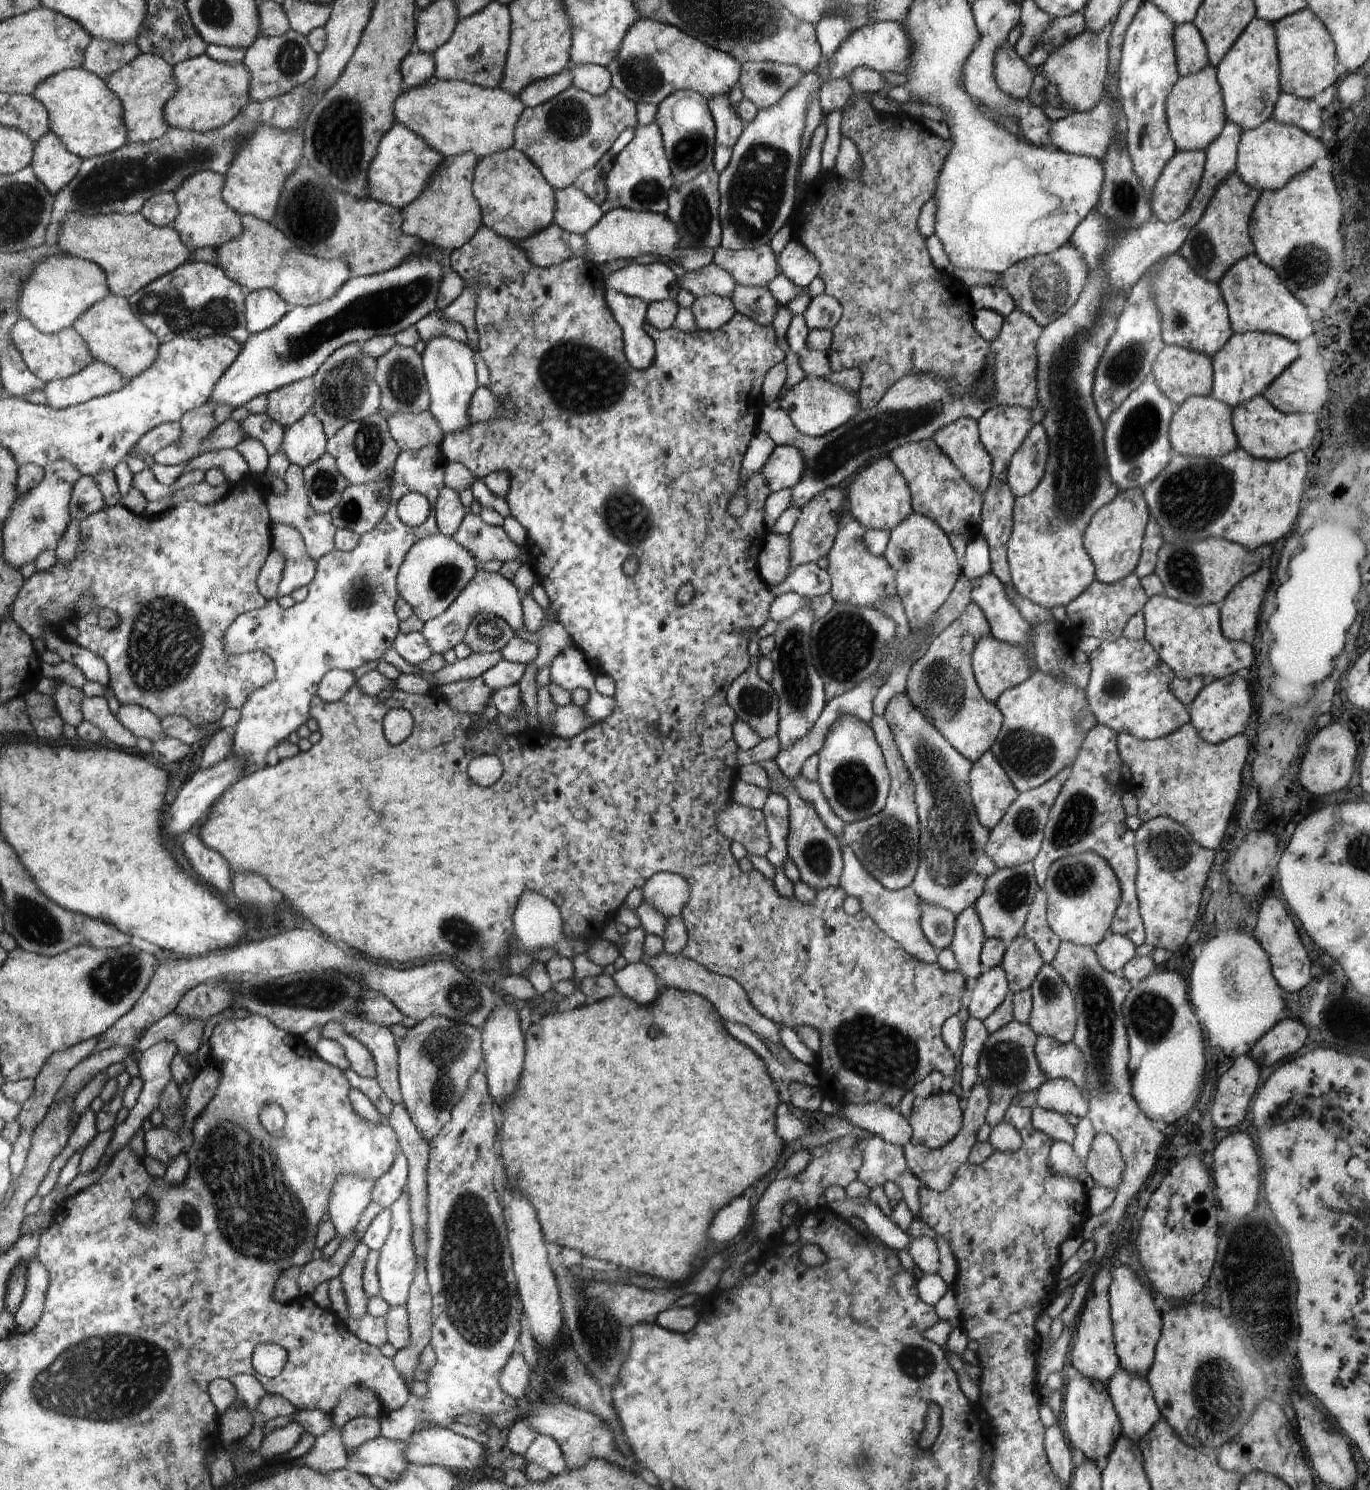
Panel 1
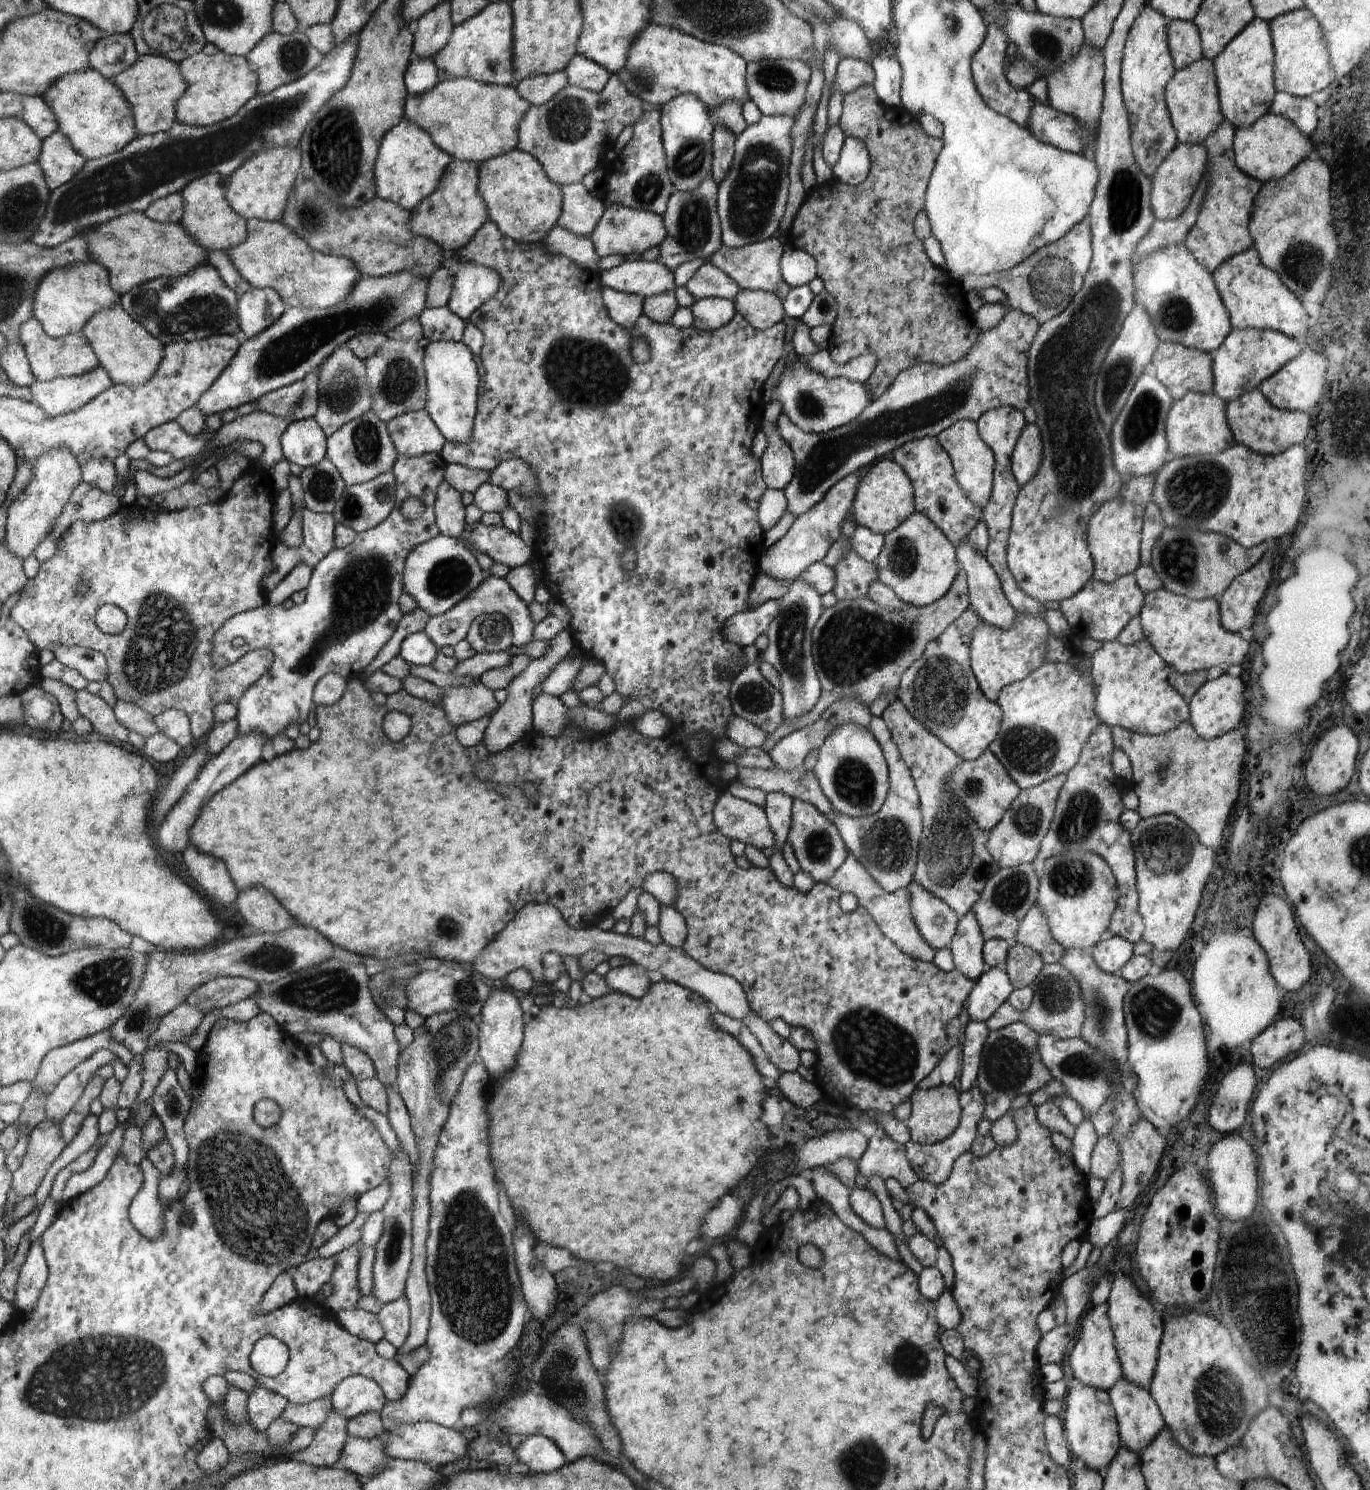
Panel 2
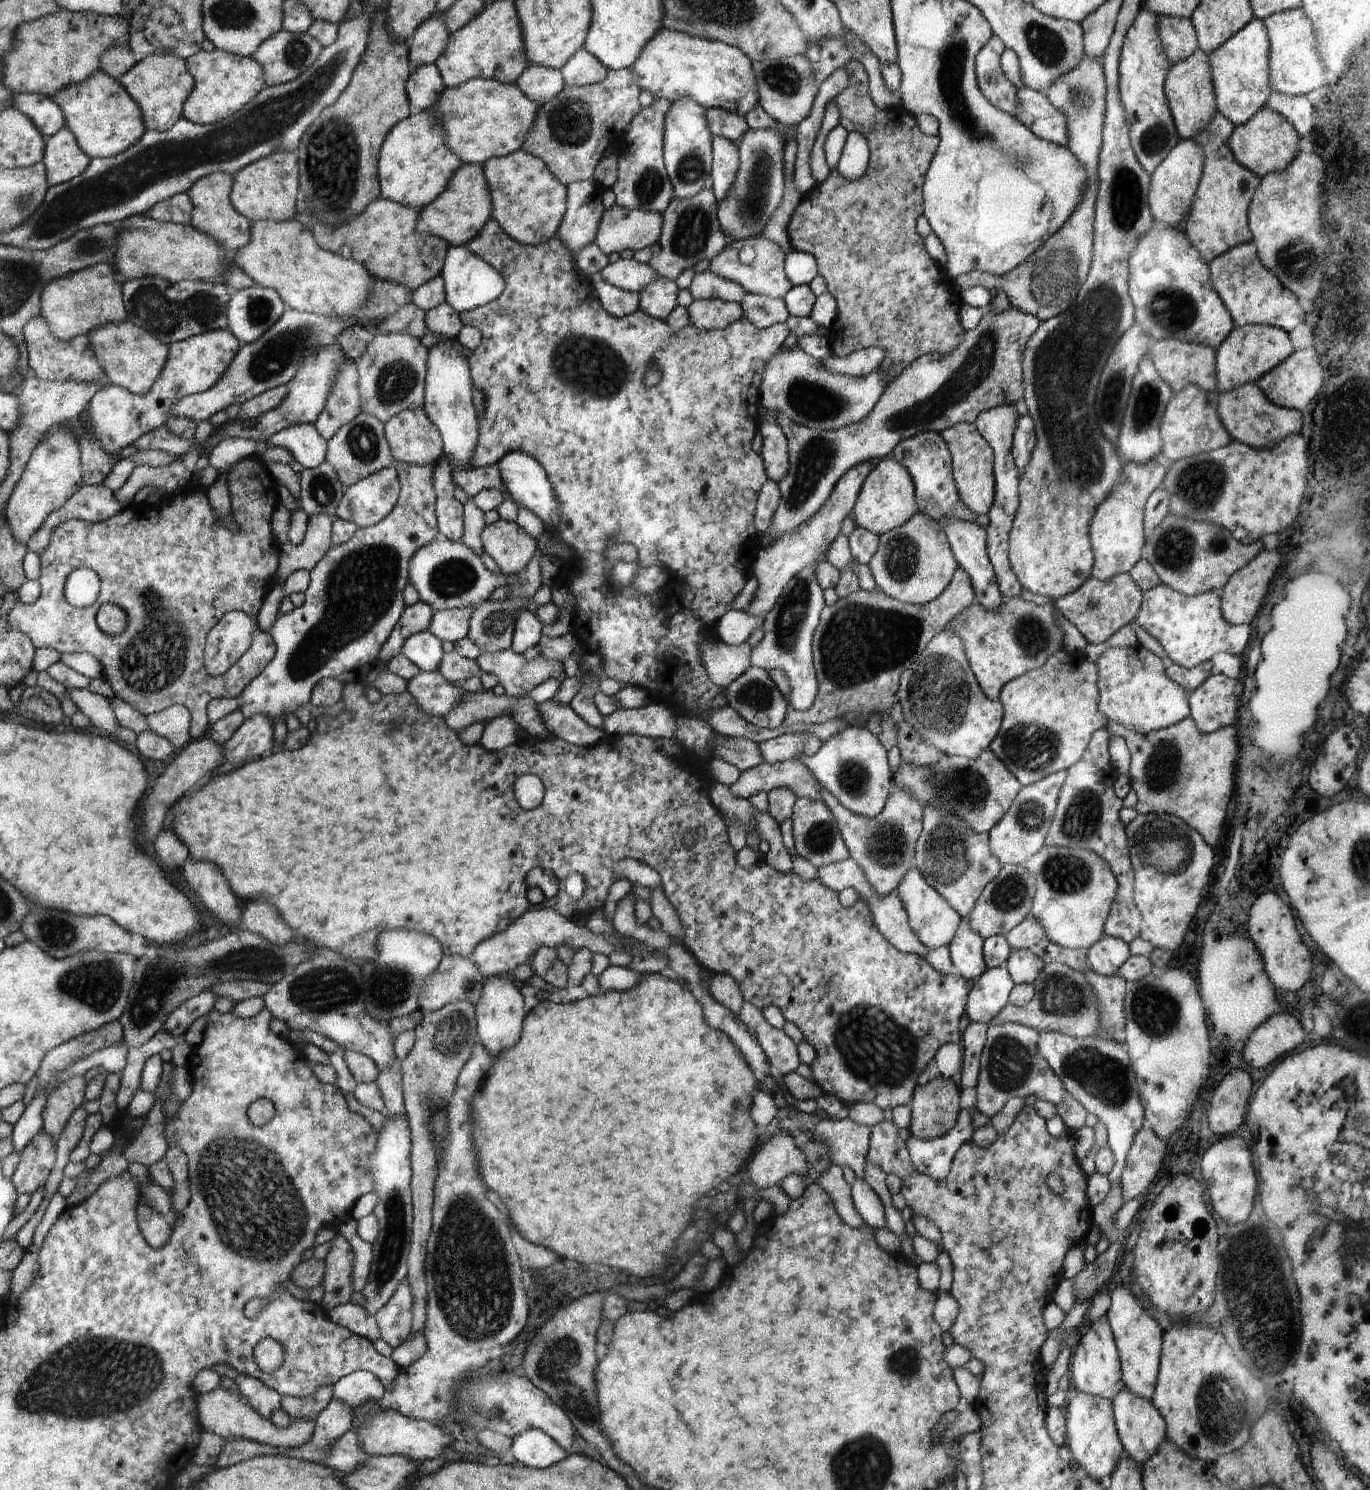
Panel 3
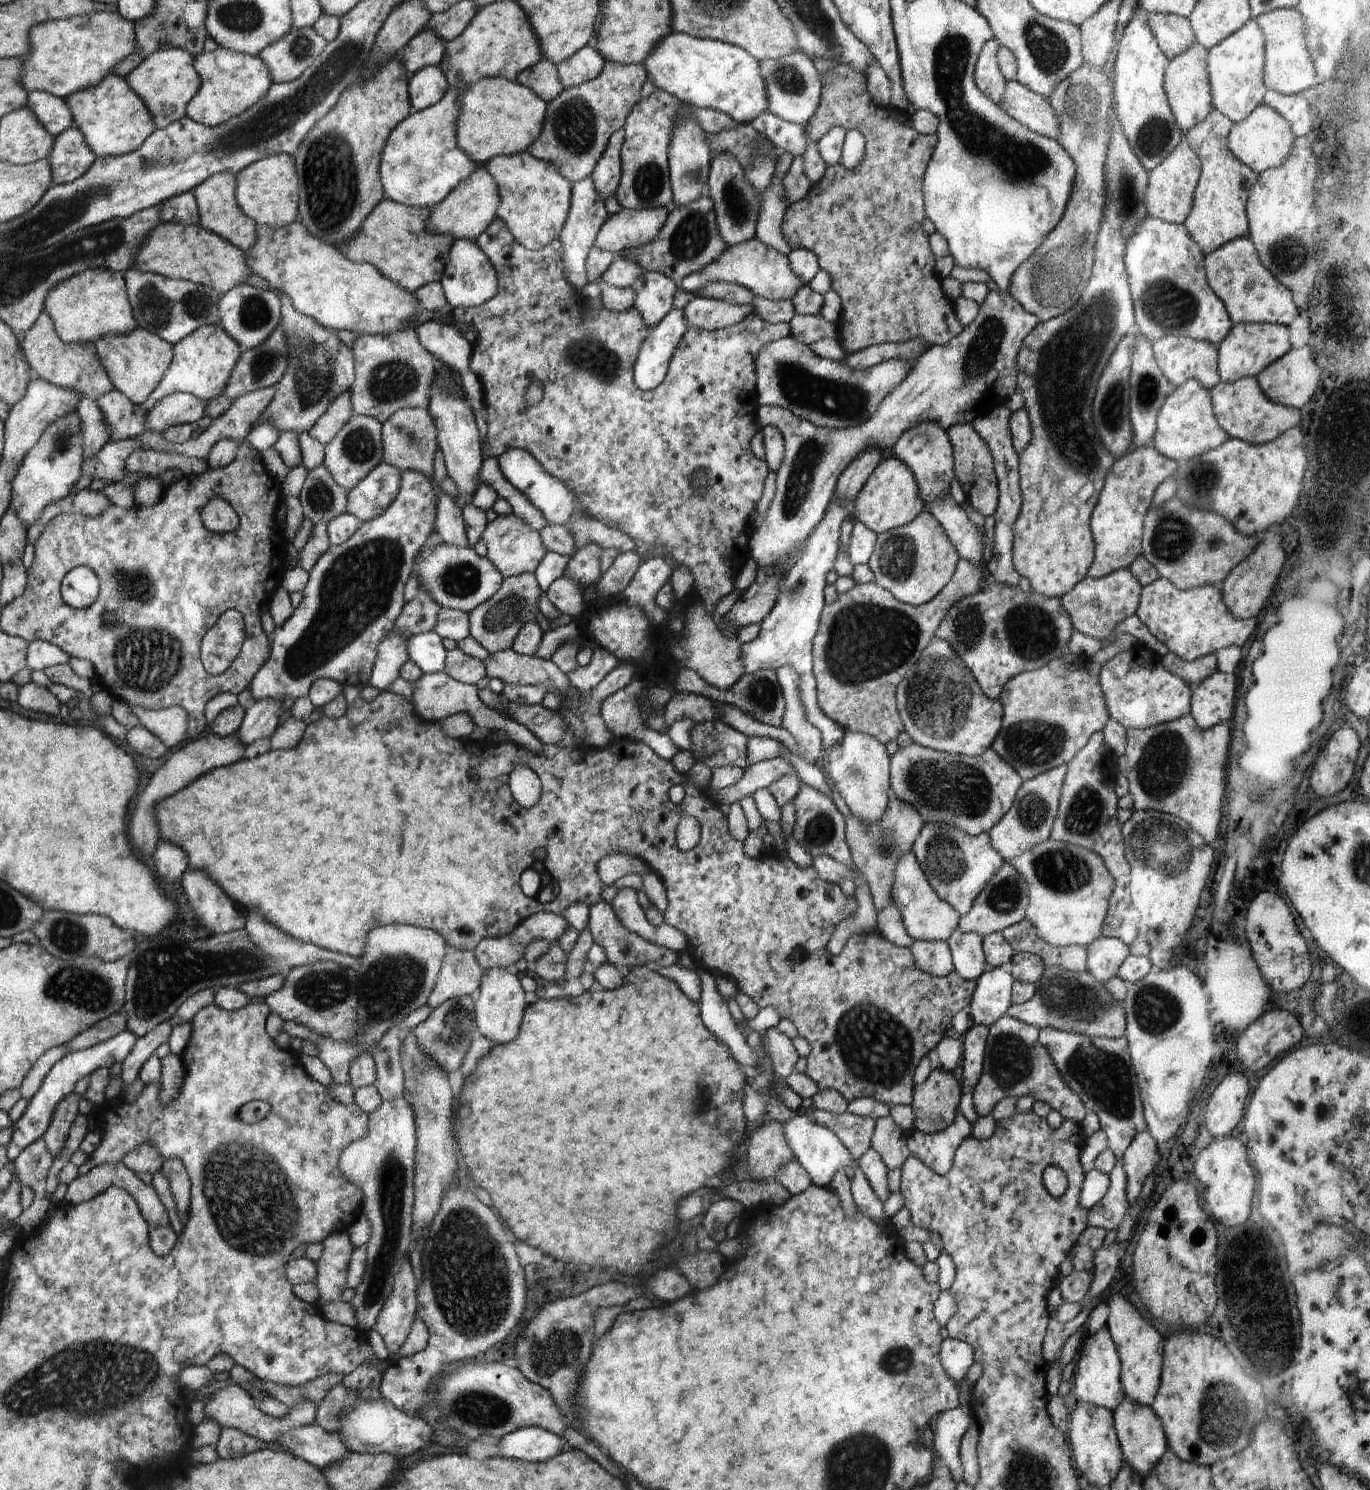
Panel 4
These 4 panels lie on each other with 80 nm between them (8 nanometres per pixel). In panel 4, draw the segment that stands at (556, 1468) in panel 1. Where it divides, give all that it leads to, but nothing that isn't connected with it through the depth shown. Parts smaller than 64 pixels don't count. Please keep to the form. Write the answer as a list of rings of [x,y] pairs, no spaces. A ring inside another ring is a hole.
[[[522,1427],[502,1437],[500,1448],[508,1458],[546,1462],[564,1450],[565,1440],[540,1427]]]

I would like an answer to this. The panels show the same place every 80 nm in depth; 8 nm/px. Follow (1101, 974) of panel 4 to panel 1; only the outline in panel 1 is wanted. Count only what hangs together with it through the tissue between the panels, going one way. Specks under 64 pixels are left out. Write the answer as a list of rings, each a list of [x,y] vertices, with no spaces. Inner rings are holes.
[[[1118,933],[1106,936],[1093,949],[1100,964],[1114,974],[1121,973],[1124,965],[1137,955],[1137,946],[1127,936]]]

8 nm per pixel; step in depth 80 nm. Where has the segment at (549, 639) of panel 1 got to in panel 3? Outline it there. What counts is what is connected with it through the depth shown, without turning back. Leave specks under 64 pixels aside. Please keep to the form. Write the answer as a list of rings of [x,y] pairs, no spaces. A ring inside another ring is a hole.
[[[514,650],[481,653],[476,664],[482,673],[495,674],[507,697],[526,697],[539,684],[561,675],[563,662],[538,656],[527,661]],[[510,716],[496,717],[486,724],[479,743],[490,752],[502,751],[507,746],[516,743],[519,728],[516,719]]]

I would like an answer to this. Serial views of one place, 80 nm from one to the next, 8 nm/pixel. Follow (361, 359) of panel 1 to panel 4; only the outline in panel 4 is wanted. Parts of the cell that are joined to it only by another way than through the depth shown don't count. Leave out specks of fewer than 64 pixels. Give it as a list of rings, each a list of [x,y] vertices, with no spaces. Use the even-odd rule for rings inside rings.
[[[352,390],[344,391],[327,408],[322,416],[309,430],[309,433],[324,446],[331,442],[340,430],[353,418]]]

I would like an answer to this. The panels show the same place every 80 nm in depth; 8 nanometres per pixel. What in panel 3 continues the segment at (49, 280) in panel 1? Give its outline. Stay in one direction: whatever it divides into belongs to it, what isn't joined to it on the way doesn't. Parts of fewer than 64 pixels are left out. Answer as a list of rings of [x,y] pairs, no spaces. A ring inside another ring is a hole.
[[[98,263],[48,283],[42,290],[41,300],[40,316],[46,318],[50,332],[63,341],[87,335],[104,323],[123,322],[128,316],[123,288],[108,263]]]

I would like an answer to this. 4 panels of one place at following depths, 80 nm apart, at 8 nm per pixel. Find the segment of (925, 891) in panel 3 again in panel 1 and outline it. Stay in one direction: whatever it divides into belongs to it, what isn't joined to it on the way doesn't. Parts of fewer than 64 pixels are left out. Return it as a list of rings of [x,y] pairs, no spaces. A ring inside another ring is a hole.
[[[921,901],[921,907],[920,926],[926,938],[934,948],[947,949],[953,939],[957,916],[945,908],[924,901]]]

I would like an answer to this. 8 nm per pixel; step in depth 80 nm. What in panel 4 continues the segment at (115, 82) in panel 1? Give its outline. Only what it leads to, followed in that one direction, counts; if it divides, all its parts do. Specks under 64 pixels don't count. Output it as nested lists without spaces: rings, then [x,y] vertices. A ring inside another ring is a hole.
[[[171,46],[144,57],[142,62],[125,76],[127,83],[147,105],[151,116],[154,117],[156,129],[166,128],[175,120],[186,116],[188,103],[198,94],[200,86],[194,60],[195,57],[191,53],[178,46]]]

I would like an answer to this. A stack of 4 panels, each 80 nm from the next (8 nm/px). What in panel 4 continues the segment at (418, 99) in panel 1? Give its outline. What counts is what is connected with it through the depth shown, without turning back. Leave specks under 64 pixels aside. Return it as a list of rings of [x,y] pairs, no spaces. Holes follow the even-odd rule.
[[[486,77],[466,85],[459,94],[460,110],[455,120],[458,145],[478,165],[498,155],[523,153],[539,138],[547,114],[544,102],[531,88],[502,77]]]

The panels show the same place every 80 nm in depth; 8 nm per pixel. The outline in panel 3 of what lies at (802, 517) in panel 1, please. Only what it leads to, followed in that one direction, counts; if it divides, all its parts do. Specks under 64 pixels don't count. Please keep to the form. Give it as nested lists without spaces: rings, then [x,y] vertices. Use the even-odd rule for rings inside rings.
[[[865,462],[847,470],[832,489],[828,500],[803,524],[790,534],[782,535],[773,543],[764,546],[754,562],[753,575],[757,578],[757,595],[749,605],[749,613],[765,618],[768,611],[776,604],[788,581],[803,568],[814,565],[834,542],[843,520],[852,515],[853,508],[865,478],[872,470],[873,463]]]

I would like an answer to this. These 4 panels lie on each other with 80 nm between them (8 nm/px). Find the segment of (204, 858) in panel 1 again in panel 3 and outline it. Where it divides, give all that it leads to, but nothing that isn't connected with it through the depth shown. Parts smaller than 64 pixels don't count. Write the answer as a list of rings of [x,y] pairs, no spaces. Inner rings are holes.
[[[188,858],[182,872],[192,890],[200,896],[202,904],[218,918],[230,922],[240,918],[240,900],[232,894],[226,876],[216,868],[216,864]]]

